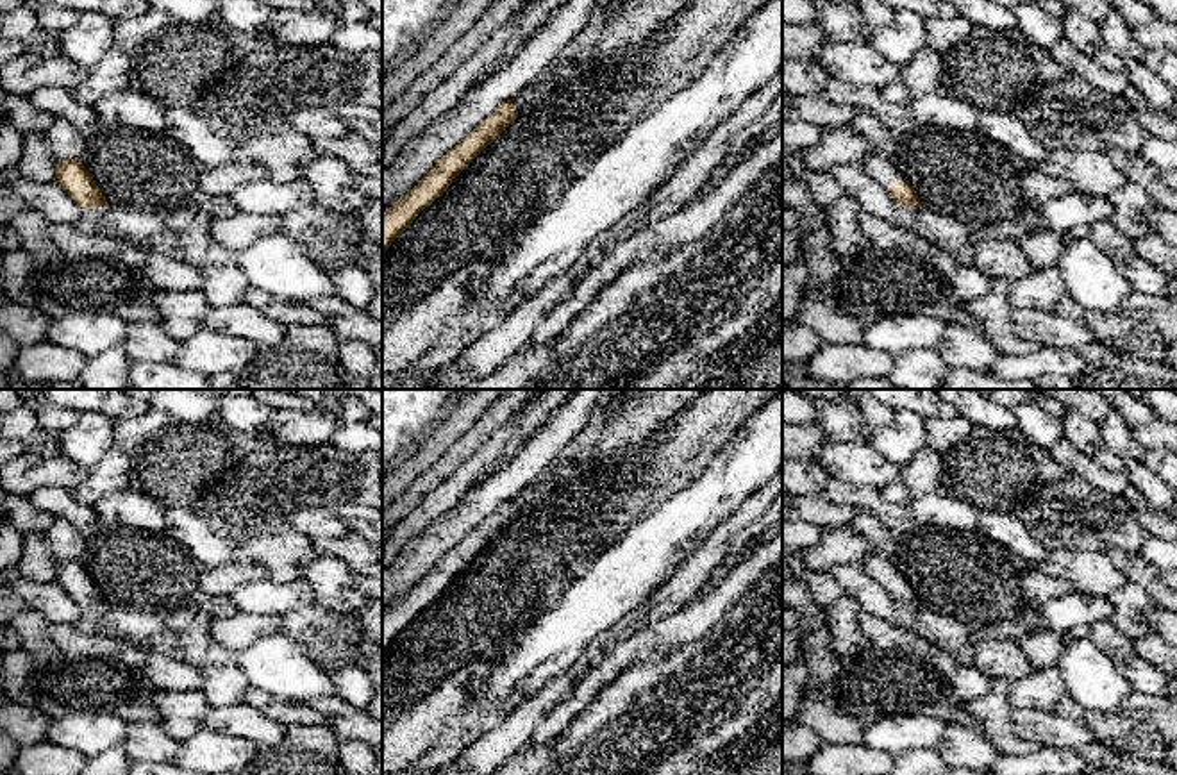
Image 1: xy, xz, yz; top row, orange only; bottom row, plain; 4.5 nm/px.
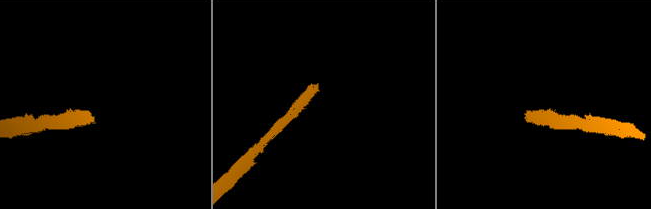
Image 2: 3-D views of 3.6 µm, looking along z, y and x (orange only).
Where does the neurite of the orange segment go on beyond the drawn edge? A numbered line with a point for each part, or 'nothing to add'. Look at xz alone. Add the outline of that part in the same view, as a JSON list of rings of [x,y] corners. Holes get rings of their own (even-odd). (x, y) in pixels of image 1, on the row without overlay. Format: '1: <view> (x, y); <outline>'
1: xz (547, 475); [[[548,464],[545,466],[530,482],[527,482],[518,495],[513,498],[514,516],[520,518],[529,505],[529,496],[534,488],[547,488],[557,479],[555,470]]]

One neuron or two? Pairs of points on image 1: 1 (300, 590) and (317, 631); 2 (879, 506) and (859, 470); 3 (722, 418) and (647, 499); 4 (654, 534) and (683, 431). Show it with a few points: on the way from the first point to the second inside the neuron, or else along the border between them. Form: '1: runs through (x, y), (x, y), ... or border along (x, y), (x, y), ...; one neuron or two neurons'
1: border along (315, 602), (295, 609); two neurons
2: border along (833, 477), (843, 483), (870, 484), (879, 490); two neurons
3: runs through (699, 425), (670, 454), (668, 465), (659, 475); one neuron
4: border along (697, 475), (658, 504); two neurons

